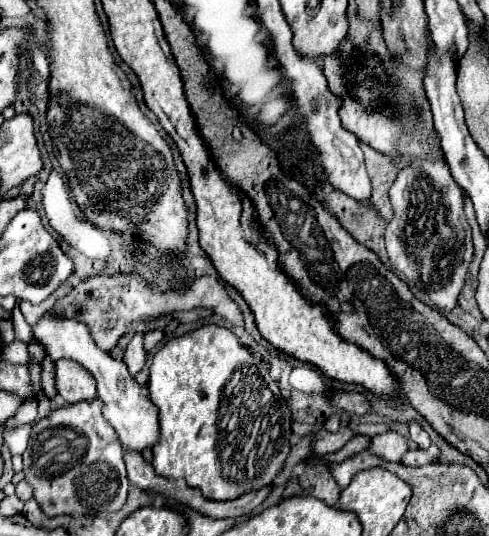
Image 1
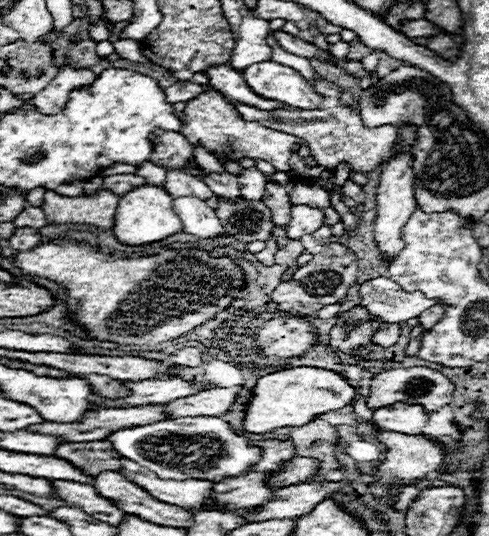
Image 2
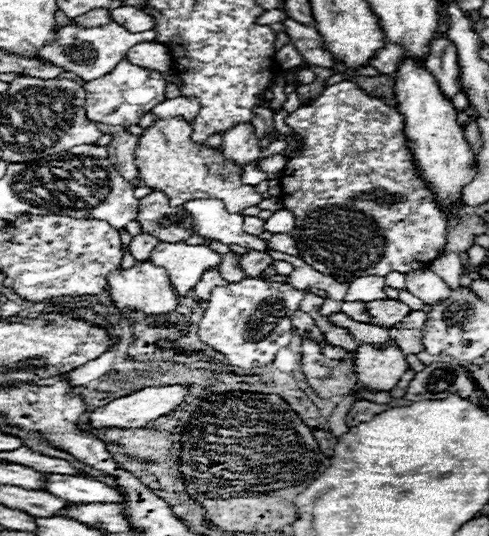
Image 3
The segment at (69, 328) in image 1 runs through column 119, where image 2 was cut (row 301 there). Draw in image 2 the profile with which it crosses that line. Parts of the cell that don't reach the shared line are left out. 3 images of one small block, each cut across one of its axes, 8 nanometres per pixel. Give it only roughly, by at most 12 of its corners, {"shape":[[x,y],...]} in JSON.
{"shape":[[390,278],[360,284],[360,306],[386,324],[416,318],[436,300]]}

